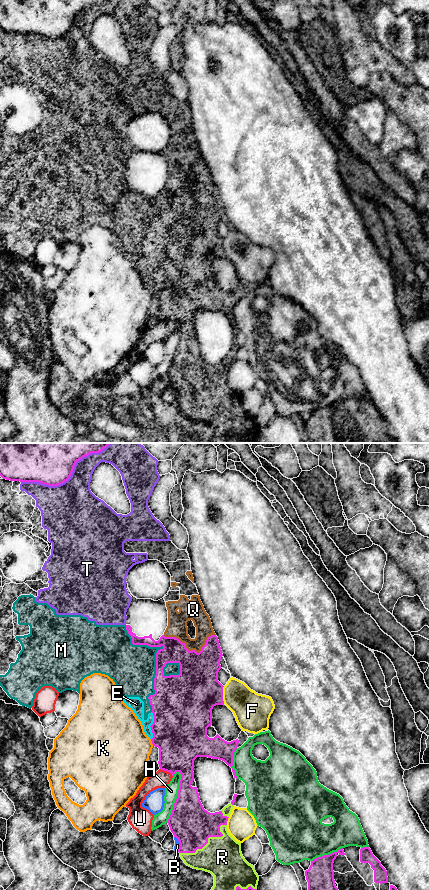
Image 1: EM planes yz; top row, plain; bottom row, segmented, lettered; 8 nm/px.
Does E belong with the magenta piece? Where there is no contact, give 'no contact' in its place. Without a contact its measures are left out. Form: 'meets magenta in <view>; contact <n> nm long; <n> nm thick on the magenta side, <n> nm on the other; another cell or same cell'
meets magenta in yz; contact 220 nm long; 440 nm thick on the magenta side, 110 nm on the other; another cell

